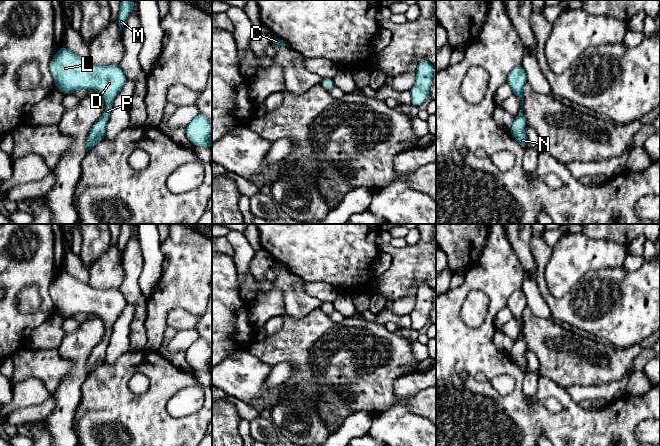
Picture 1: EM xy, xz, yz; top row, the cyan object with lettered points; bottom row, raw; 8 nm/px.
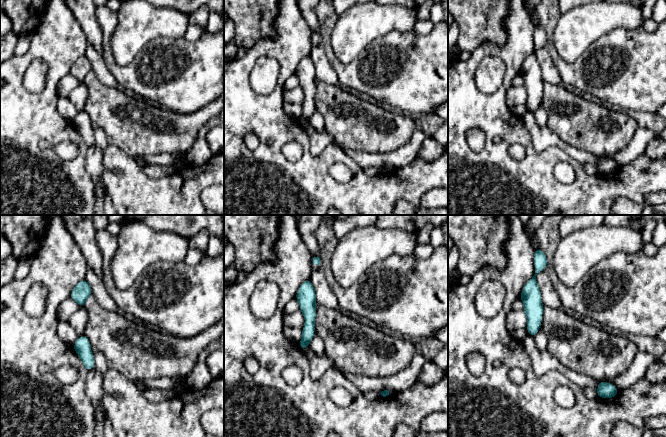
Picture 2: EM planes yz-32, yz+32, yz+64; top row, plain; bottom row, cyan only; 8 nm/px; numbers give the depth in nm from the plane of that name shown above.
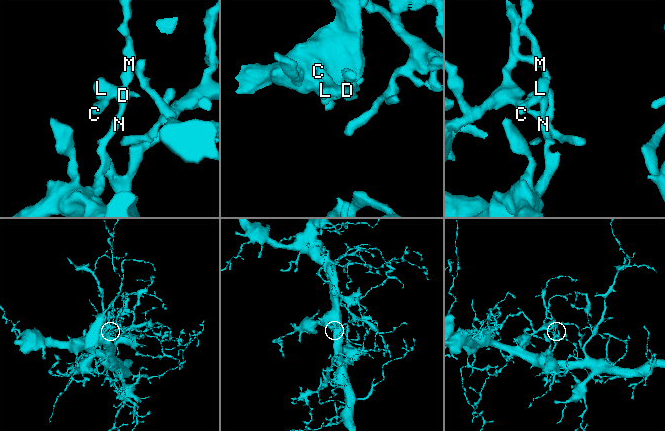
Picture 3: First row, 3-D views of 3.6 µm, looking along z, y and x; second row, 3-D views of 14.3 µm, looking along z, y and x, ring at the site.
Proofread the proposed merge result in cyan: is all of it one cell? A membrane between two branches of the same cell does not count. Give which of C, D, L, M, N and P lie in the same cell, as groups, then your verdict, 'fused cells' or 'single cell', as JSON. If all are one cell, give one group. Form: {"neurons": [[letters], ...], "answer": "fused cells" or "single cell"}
{"neurons": [["C", "D", "L", "M", "N", "P"]], "answer": "single cell"}

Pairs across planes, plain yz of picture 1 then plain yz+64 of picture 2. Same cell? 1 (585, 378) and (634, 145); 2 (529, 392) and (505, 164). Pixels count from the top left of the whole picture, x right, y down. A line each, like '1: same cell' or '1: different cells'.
1: different cells
2: different cells

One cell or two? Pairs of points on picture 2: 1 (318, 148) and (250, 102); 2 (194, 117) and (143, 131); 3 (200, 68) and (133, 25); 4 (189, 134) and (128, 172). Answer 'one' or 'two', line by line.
1: two
2: one
3: two
4: two

